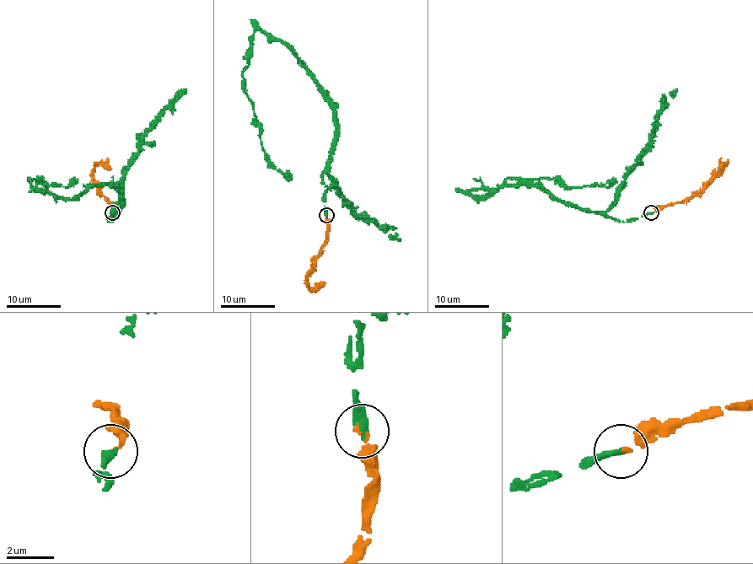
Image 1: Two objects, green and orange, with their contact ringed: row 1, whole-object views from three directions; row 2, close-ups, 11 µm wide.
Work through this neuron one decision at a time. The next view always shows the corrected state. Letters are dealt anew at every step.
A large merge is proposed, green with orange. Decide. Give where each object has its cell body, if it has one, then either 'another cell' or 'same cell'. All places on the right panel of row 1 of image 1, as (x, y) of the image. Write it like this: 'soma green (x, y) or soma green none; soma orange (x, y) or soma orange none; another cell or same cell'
soma green none; soma orange none; same cell

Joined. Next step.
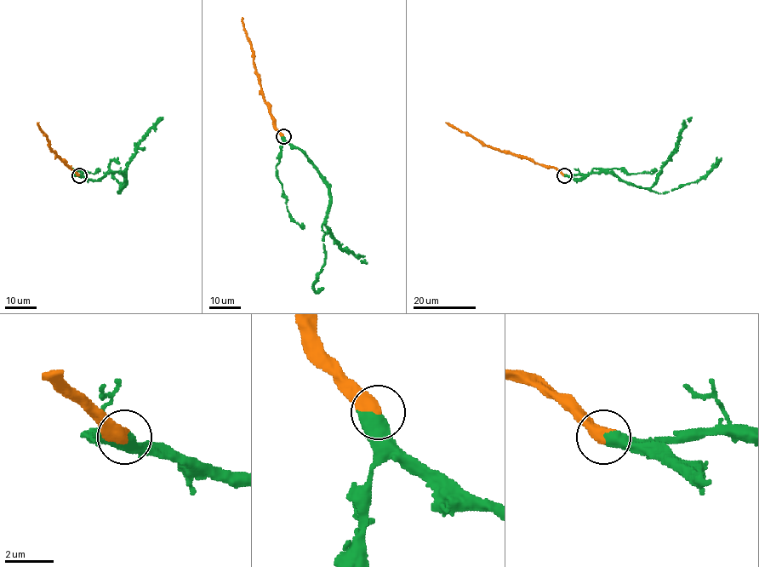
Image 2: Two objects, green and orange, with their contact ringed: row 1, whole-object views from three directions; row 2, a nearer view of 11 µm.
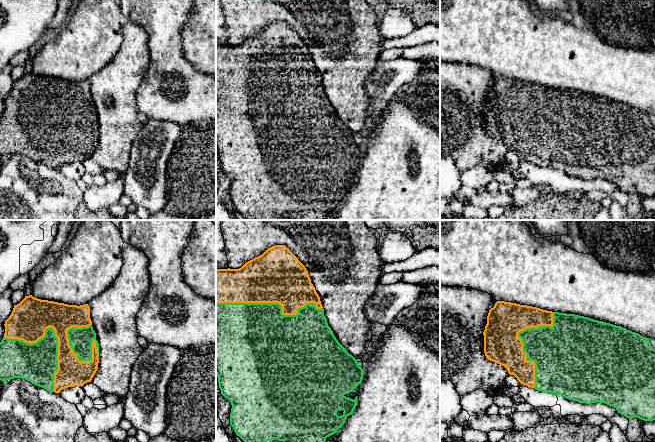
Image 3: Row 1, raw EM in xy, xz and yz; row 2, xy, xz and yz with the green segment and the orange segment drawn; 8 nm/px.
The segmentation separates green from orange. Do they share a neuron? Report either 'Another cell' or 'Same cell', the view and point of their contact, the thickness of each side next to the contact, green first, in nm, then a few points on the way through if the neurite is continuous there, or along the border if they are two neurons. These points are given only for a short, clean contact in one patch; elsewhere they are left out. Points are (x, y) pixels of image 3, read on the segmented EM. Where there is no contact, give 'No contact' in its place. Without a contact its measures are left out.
Same cell. Touches green at xz (275, 303). Thickness 440 nm (green) against 440 nm

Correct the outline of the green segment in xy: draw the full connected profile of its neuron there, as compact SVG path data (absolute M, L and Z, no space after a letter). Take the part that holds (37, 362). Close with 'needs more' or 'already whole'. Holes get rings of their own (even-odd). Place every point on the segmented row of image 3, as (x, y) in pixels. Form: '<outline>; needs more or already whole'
M32 295L17 305L5 321L5 333L0 342L0 380L22 378L50 392L59 393L62 389L83 386L91 382L99 363L99 343L90 319L90 307L68 305L54 301L41 300Z; needs more

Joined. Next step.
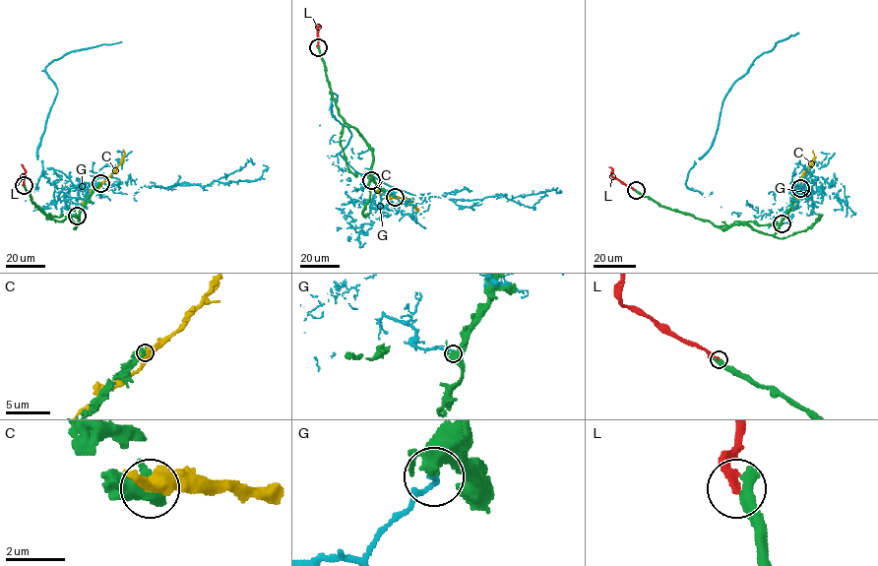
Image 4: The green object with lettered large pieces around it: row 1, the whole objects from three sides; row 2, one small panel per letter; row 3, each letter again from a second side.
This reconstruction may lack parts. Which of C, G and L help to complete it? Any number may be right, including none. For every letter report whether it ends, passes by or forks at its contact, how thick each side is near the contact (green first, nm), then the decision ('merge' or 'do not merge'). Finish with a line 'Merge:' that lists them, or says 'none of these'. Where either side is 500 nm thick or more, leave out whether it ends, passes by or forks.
C: 700 nm thick on the green side, 550 nm on the other; do not merge
G: it ends there; 360 nm thick on the green side, 200 nm on the other; do not merge
L: it ends there; 480 nm thick on the green side, 320 nm on the other; do not merge
Merge: none of these

